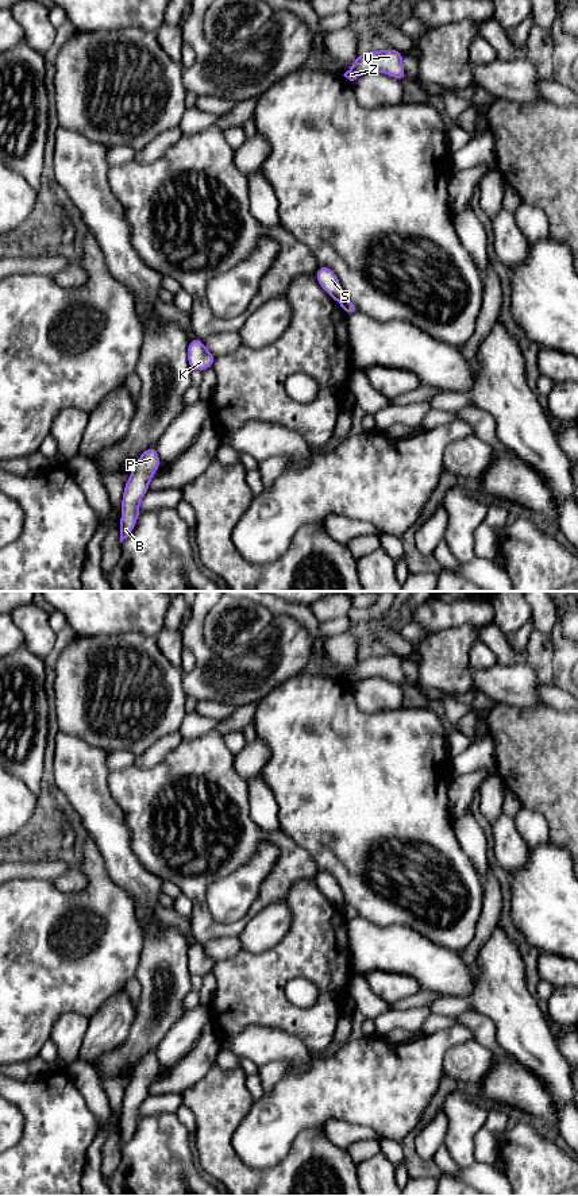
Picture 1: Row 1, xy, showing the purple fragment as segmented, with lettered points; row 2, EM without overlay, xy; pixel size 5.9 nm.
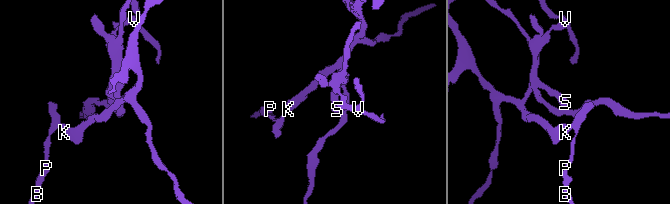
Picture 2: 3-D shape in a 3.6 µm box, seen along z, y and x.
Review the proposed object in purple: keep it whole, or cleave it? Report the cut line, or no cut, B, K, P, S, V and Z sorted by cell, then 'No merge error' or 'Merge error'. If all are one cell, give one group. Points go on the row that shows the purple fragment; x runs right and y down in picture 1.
Split along xy (345, 298), (340, 304). Groups: B K P S / V Z. Merge error

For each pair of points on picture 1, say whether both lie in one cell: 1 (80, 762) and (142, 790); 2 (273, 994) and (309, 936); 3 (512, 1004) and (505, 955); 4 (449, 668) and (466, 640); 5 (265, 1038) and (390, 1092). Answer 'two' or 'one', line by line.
1: two
2: one
3: one
4: one
5: two

